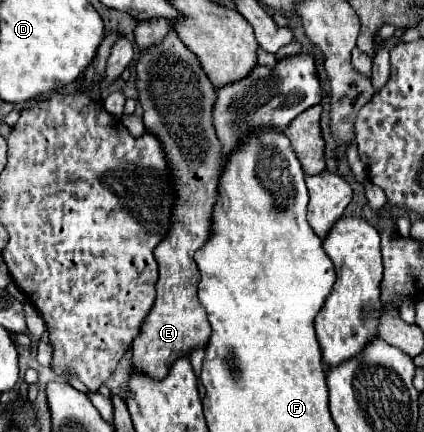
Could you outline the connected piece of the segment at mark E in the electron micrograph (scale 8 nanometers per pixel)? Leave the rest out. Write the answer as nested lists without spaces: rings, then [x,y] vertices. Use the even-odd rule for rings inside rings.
[[[170,31],[158,47],[142,53],[136,69],[144,125],[164,145],[178,195],[170,235],[154,249],[154,257],[160,265],[160,279],[156,283],[158,297],[154,309],[140,329],[140,335],[130,347],[132,369],[160,381],[168,375],[176,359],[188,357],[196,349],[204,349],[210,337],[206,311],[196,297],[200,273],[194,261],[194,253],[210,239],[212,233],[212,211],[218,201],[222,153],[220,141],[212,127],[210,111],[214,105],[216,89],[202,71],[198,57],[178,39],[174,31]]]

